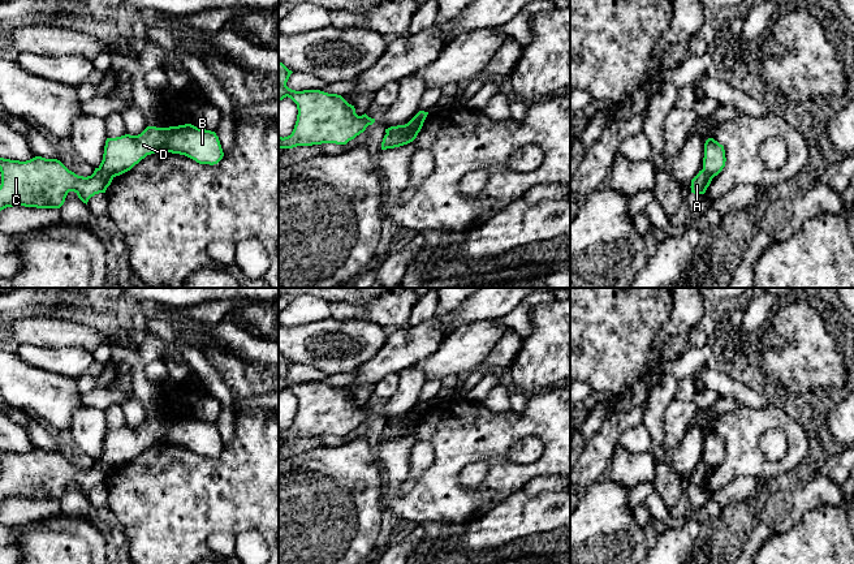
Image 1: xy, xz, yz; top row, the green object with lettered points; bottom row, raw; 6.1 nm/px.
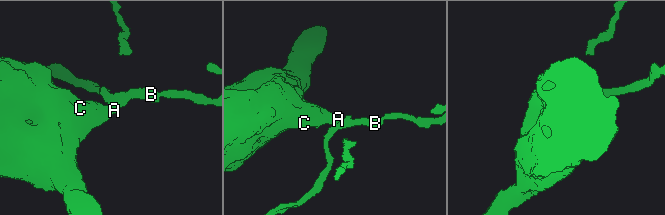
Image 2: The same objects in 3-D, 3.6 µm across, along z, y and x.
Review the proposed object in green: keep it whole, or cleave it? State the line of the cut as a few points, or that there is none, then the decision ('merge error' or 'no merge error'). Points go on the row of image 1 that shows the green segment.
cut in xz along (406, 124), (396, 132), (387, 134); merge error

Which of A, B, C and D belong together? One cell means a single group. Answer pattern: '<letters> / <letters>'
A C / B D

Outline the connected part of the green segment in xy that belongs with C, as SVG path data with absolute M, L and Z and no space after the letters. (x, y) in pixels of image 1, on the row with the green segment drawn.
M35 156L26 162L10 160L0 158L0 172L1 172L1 185L0 185L0 211L7 207L25 206L36 208L60 208L69 191L74 191L78 198L87 204L89 199L99 193L105 193L107 188L111 185L113 176L105 171L95 169L91 176L83 177L69 171L57 159L46 159L42 156Z

